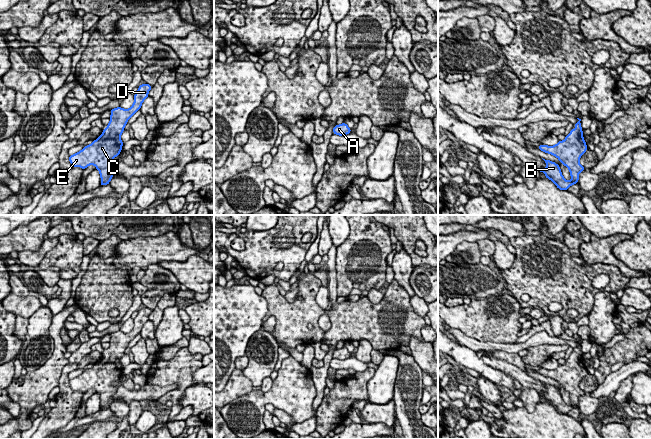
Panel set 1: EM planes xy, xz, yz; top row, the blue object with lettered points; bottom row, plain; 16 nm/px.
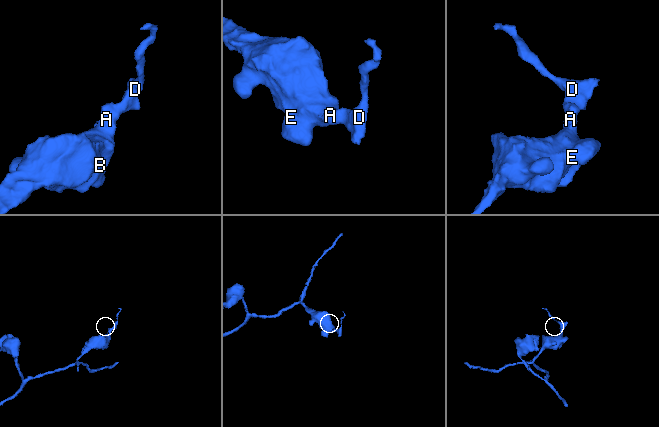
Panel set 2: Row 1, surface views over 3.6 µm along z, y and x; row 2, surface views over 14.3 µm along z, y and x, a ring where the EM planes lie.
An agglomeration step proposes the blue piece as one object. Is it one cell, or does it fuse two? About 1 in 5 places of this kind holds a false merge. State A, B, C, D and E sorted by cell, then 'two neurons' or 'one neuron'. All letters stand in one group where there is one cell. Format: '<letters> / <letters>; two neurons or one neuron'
A B C D E; one neuron

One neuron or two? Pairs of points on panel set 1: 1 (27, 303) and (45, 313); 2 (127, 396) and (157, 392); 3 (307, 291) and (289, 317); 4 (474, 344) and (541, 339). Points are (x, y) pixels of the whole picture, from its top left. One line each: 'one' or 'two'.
1: two
2: one
3: one
4: one

